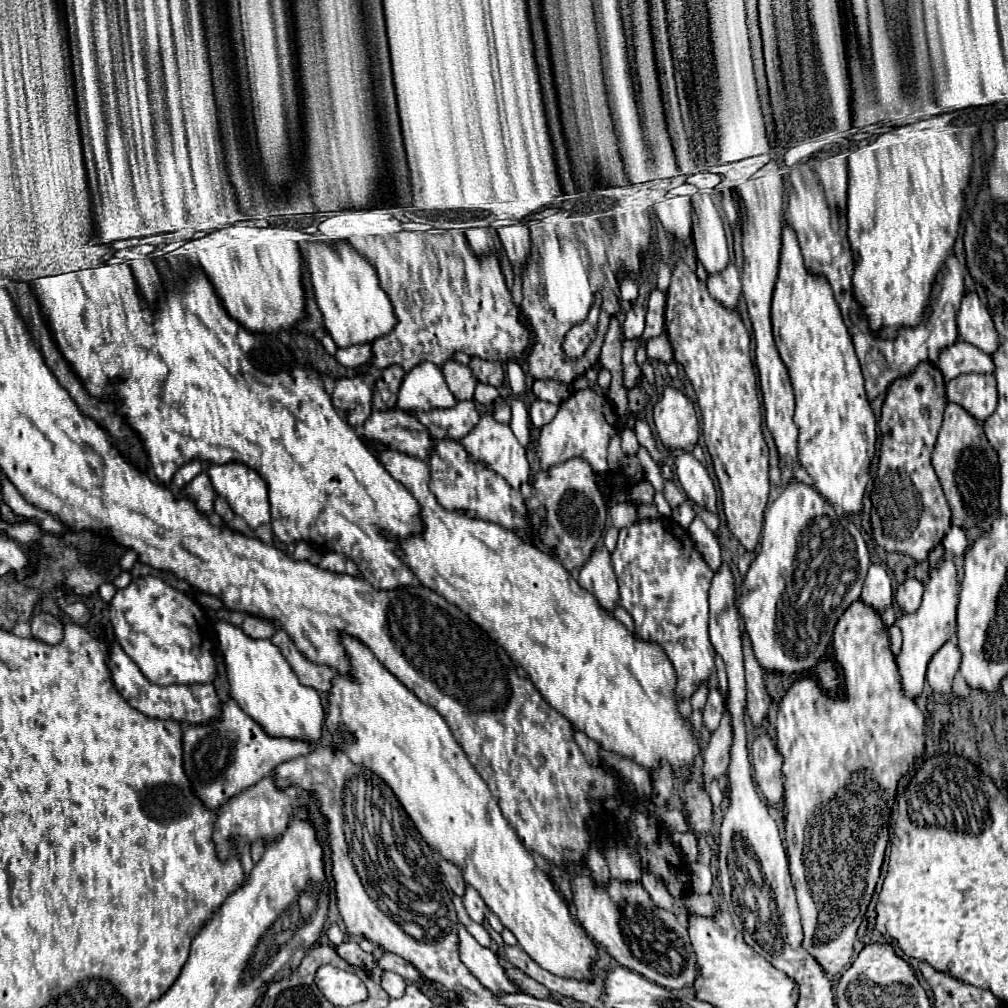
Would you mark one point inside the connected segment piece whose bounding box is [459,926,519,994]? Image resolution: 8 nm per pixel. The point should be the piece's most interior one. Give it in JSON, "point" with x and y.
{"point":[481,962]}

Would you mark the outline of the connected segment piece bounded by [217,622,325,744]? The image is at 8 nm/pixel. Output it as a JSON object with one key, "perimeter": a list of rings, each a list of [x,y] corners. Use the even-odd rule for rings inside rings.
{"perimeter":[[[227,622],[217,624],[217,640],[227,664],[231,698],[243,708],[243,712],[247,712],[247,716],[275,738],[303,740],[311,744],[321,740],[325,720],[321,698],[317,690],[299,684],[295,672],[271,640],[253,640]]]}

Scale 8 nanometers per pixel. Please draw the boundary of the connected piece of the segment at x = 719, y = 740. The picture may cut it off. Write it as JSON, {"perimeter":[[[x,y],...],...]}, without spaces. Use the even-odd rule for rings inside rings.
{"perimeter":[[[725,708],[721,724],[719,724],[719,728],[713,732],[713,736],[711,736],[711,740],[709,740],[709,748],[703,752],[703,760],[705,760],[703,778],[705,778],[705,784],[709,784],[711,780],[721,778],[723,774],[727,774],[727,764],[729,764],[729,760],[731,760],[729,752],[731,752],[731,714],[729,714],[727,708]]]}

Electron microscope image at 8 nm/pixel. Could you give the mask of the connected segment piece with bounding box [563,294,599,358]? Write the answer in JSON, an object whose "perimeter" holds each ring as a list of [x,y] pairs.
{"perimeter":[[[597,294],[597,302],[593,304],[589,316],[585,322],[573,326],[563,342],[563,350],[567,352],[567,356],[571,358],[577,358],[581,356],[587,346],[591,344],[591,340],[595,338],[595,328],[597,328],[597,316],[599,316],[599,294]]]}

